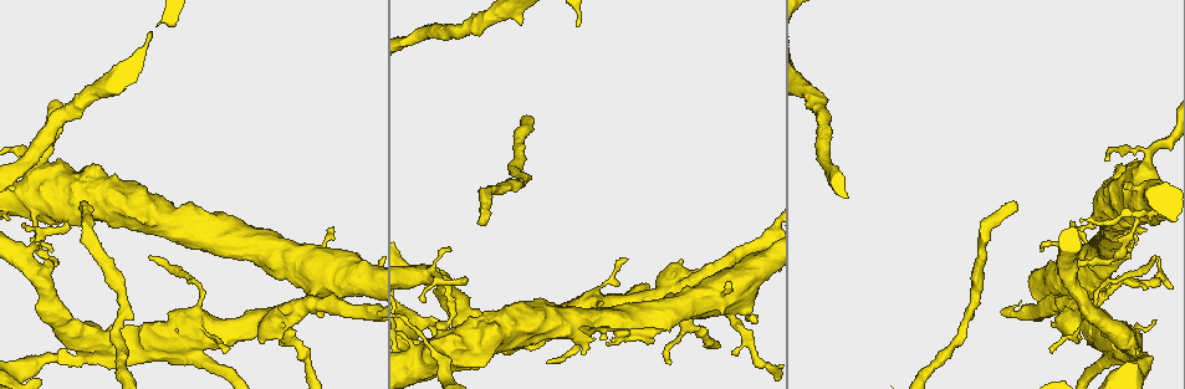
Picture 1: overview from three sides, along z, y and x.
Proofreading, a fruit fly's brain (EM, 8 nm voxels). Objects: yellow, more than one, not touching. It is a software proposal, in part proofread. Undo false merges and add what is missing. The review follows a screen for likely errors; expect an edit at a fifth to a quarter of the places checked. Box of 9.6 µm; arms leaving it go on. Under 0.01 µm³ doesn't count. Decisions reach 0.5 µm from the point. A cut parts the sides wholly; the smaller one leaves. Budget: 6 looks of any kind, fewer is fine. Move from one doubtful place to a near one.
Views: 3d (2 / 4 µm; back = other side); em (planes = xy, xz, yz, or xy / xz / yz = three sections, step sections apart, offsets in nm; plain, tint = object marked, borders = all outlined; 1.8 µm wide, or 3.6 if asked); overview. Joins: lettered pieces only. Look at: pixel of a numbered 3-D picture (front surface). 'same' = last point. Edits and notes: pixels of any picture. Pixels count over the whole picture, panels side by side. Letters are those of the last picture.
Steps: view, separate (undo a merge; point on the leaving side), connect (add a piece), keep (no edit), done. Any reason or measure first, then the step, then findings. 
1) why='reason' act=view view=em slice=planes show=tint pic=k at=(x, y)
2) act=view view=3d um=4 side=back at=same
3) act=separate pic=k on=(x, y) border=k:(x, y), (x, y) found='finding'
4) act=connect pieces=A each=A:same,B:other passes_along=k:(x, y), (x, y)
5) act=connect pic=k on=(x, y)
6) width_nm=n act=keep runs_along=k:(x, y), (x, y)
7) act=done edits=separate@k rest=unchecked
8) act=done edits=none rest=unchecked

why='free end' act=view view=3d um=4 pic=1 at=(134, 360)

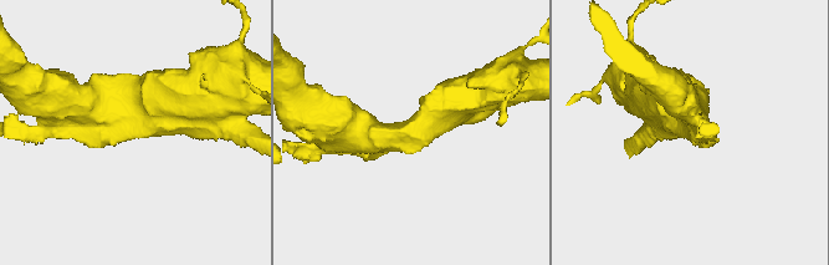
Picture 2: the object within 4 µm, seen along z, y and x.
arm_widths_nm=400,480 act=view view=em slice=planes show=borders pic=2 at=(683, 133)

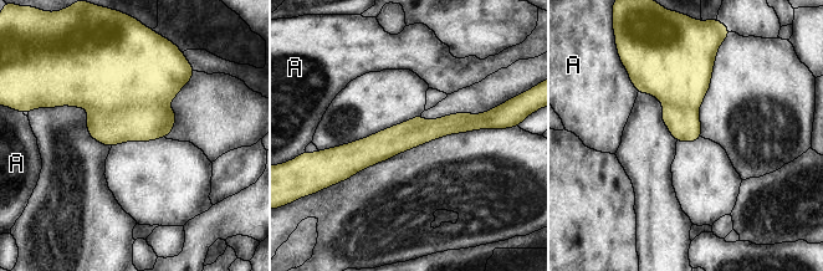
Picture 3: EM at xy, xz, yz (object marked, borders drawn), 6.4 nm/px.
act=separate pic=3 on=(138, 124) each=A:other found='two neurons meet here'

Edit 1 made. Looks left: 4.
why='touches itself' act=view view=3d um=2 pic=1 at=(449, 324)

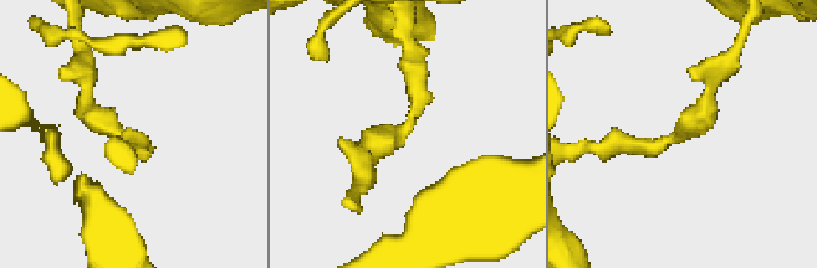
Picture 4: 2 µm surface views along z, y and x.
act=view view=em slice=xy step=4 show=tint pic=4 at=(678, 142)

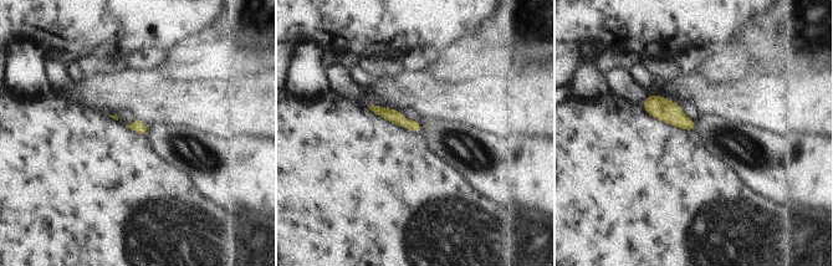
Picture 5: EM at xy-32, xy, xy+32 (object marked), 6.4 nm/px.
act=view view=em slice=planes show=borders at=same

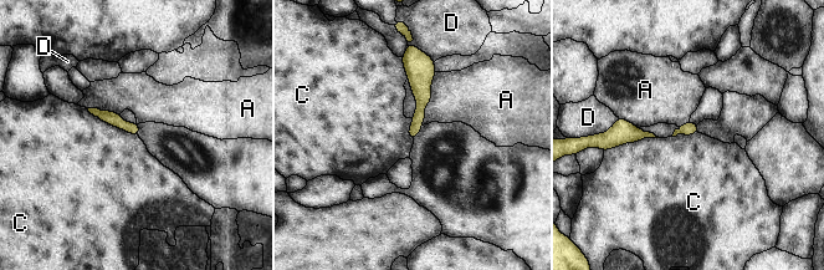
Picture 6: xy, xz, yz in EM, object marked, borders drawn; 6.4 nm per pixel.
act=keep each=A:other,C:other,D:other runs_along=6:(407, 59), (420, 72), (412, 136) found='all the same neuron'

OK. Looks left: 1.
act=done edits=separate@3 rest=unchecked

